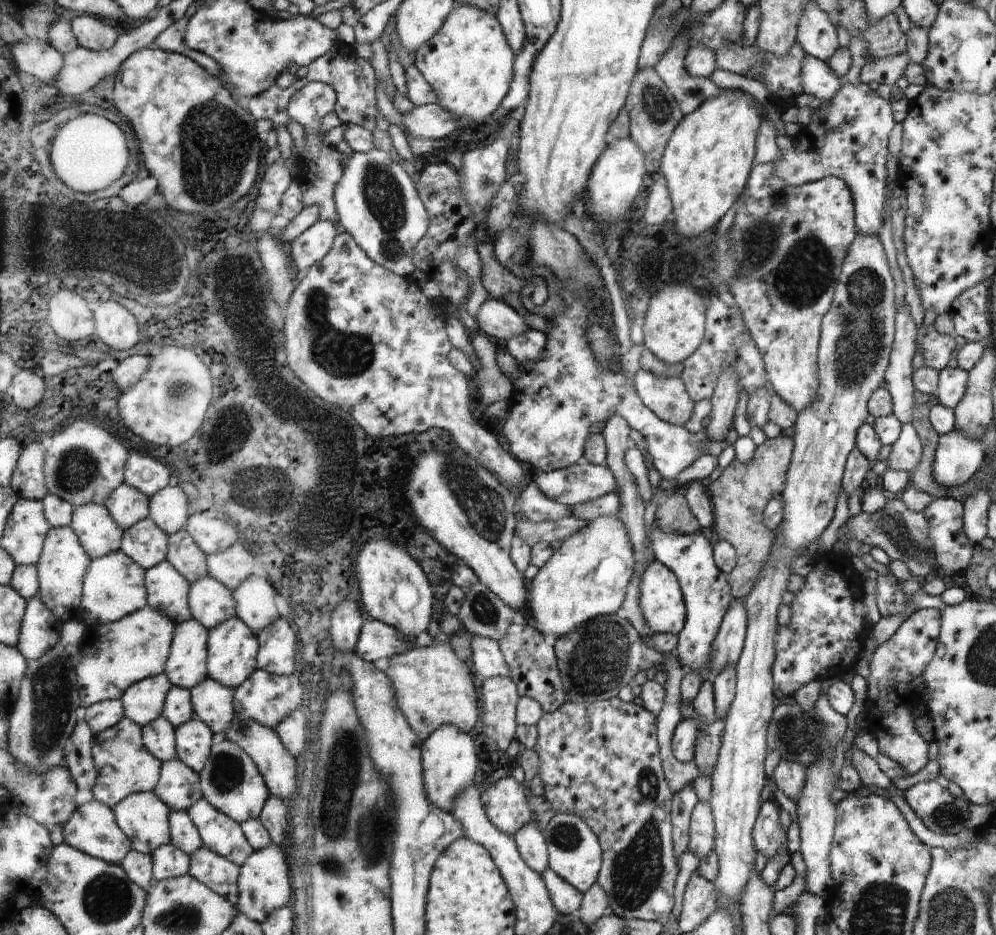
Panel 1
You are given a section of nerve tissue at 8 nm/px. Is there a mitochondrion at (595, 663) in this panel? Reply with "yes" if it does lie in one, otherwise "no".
yes

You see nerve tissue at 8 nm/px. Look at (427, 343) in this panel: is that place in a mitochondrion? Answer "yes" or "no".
no

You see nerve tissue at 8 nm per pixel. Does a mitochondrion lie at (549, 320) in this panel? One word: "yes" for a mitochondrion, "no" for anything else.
no

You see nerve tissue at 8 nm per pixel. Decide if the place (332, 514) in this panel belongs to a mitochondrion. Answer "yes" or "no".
yes

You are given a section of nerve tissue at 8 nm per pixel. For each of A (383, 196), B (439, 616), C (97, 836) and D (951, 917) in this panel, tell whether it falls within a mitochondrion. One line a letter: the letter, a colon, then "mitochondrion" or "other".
A: mitochondrion
B: other
C: other
D: mitochondrion

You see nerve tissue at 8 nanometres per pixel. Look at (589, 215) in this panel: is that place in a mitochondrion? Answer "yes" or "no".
no

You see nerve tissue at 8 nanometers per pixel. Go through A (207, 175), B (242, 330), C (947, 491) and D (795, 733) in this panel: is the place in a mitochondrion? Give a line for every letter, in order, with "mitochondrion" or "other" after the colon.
A: mitochondrion
B: other
C: other
D: mitochondrion

